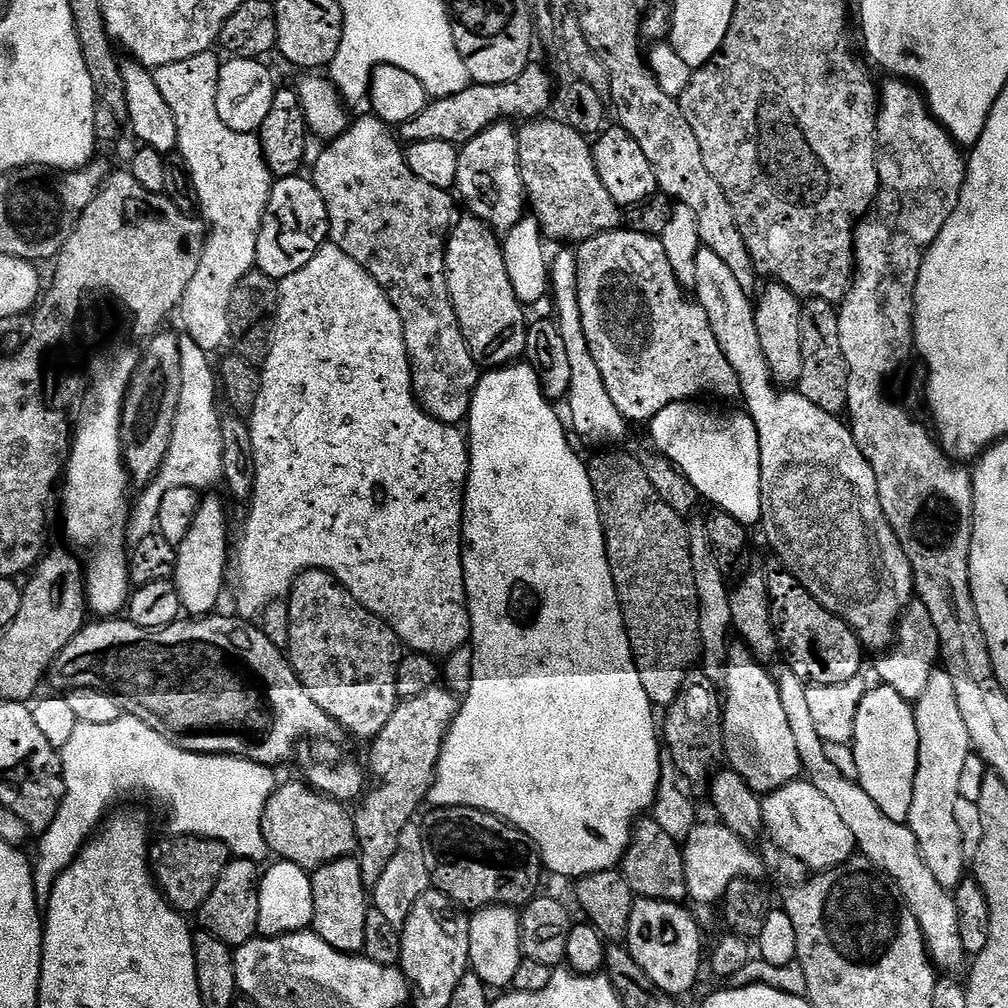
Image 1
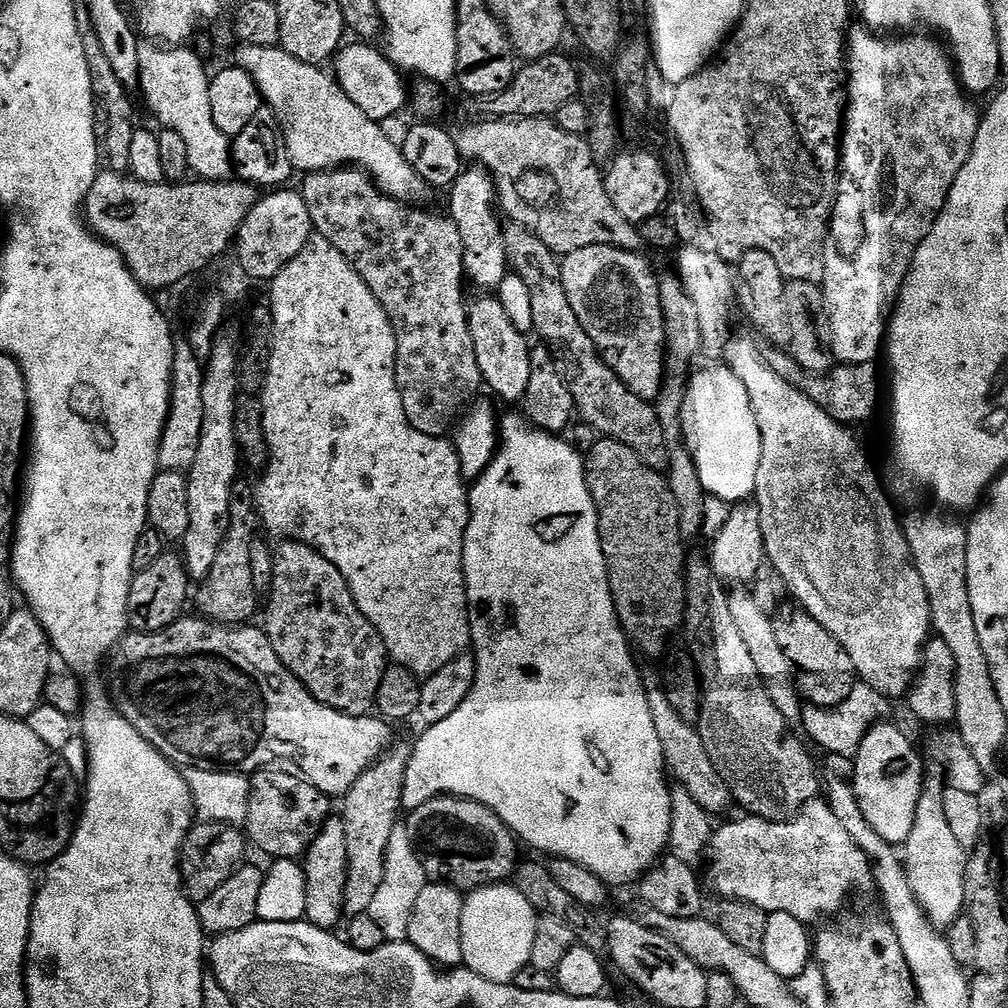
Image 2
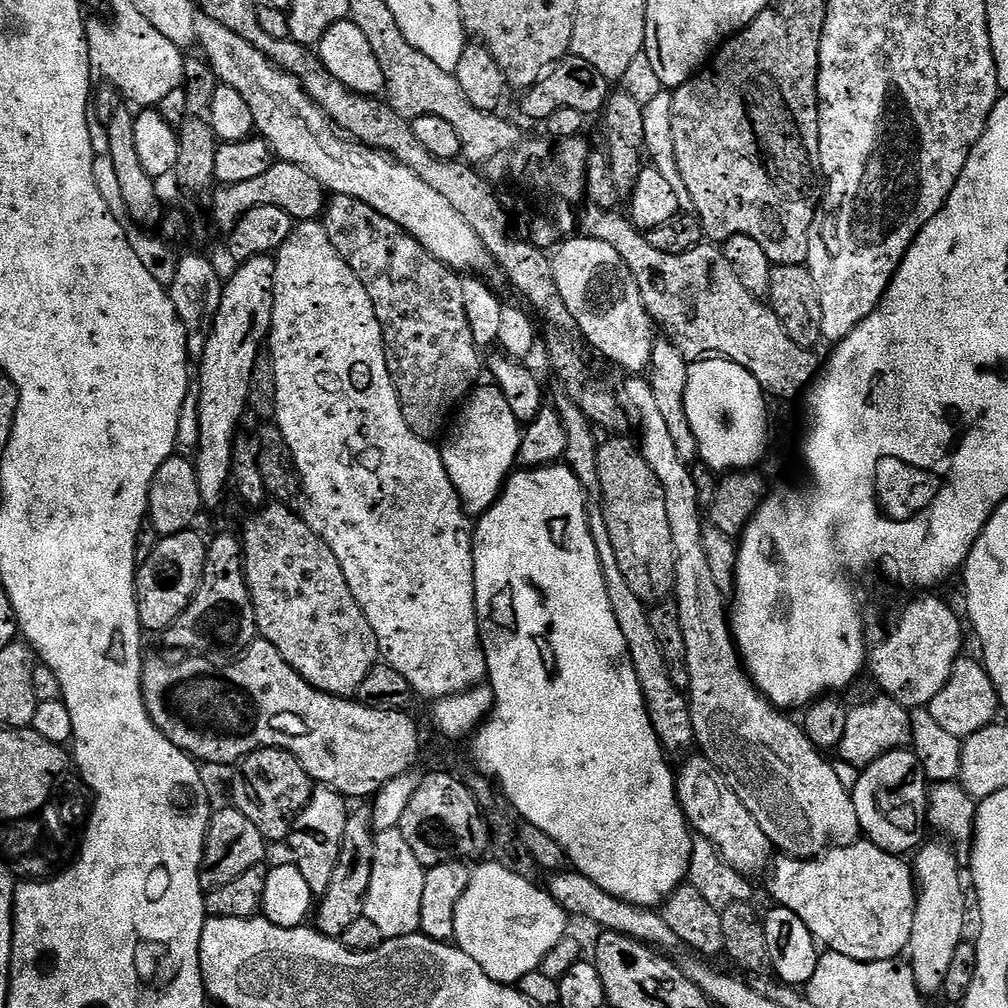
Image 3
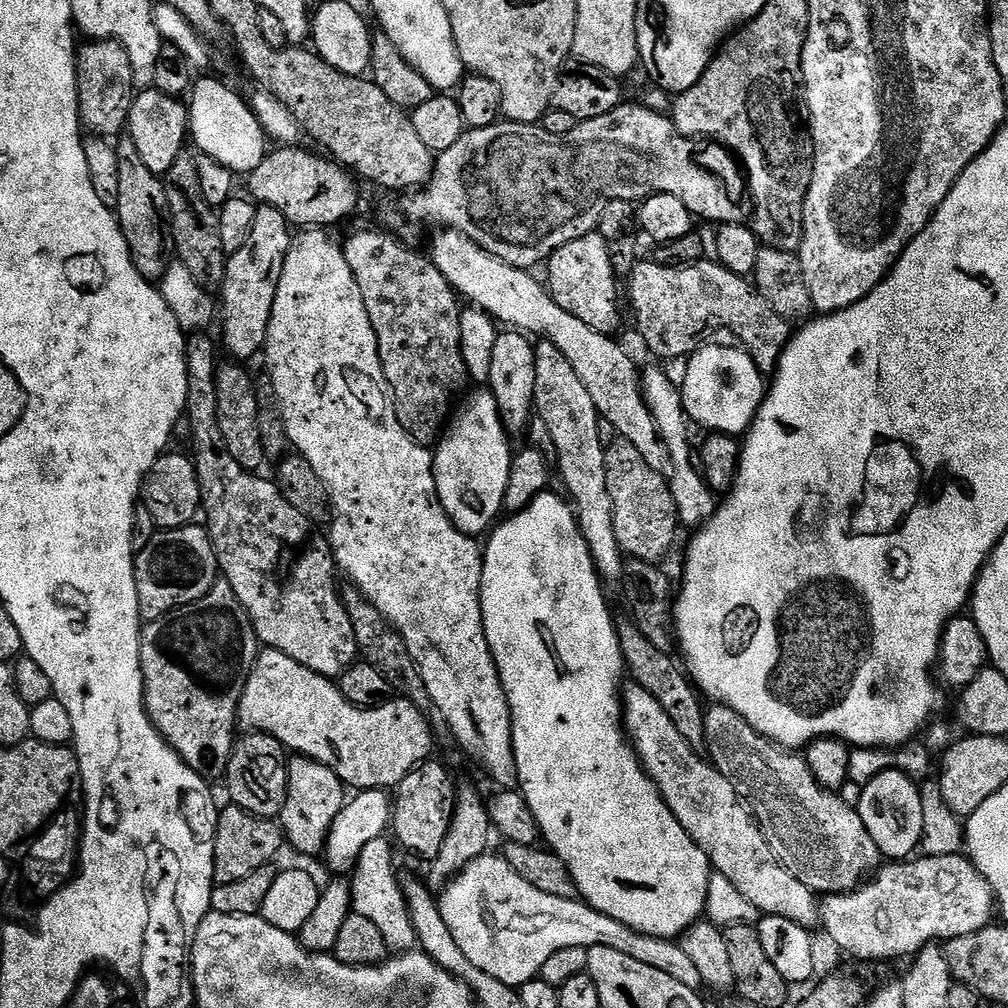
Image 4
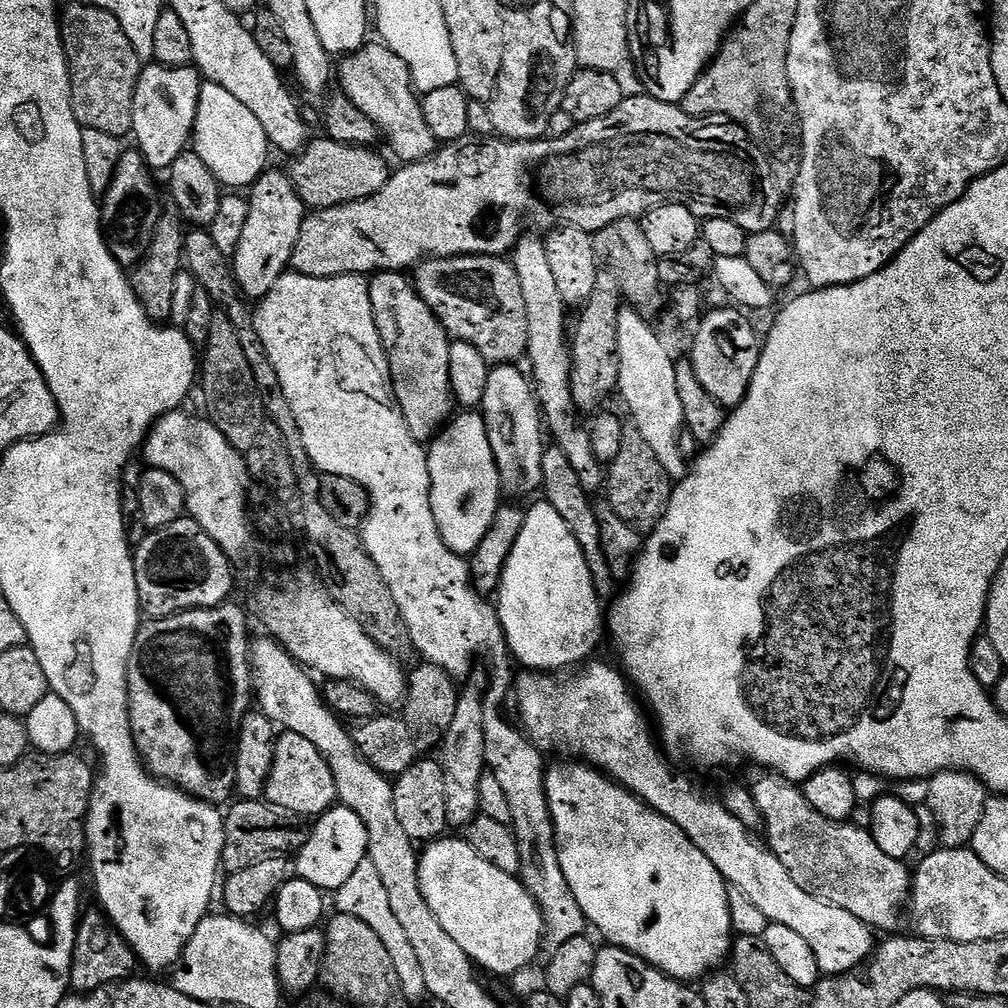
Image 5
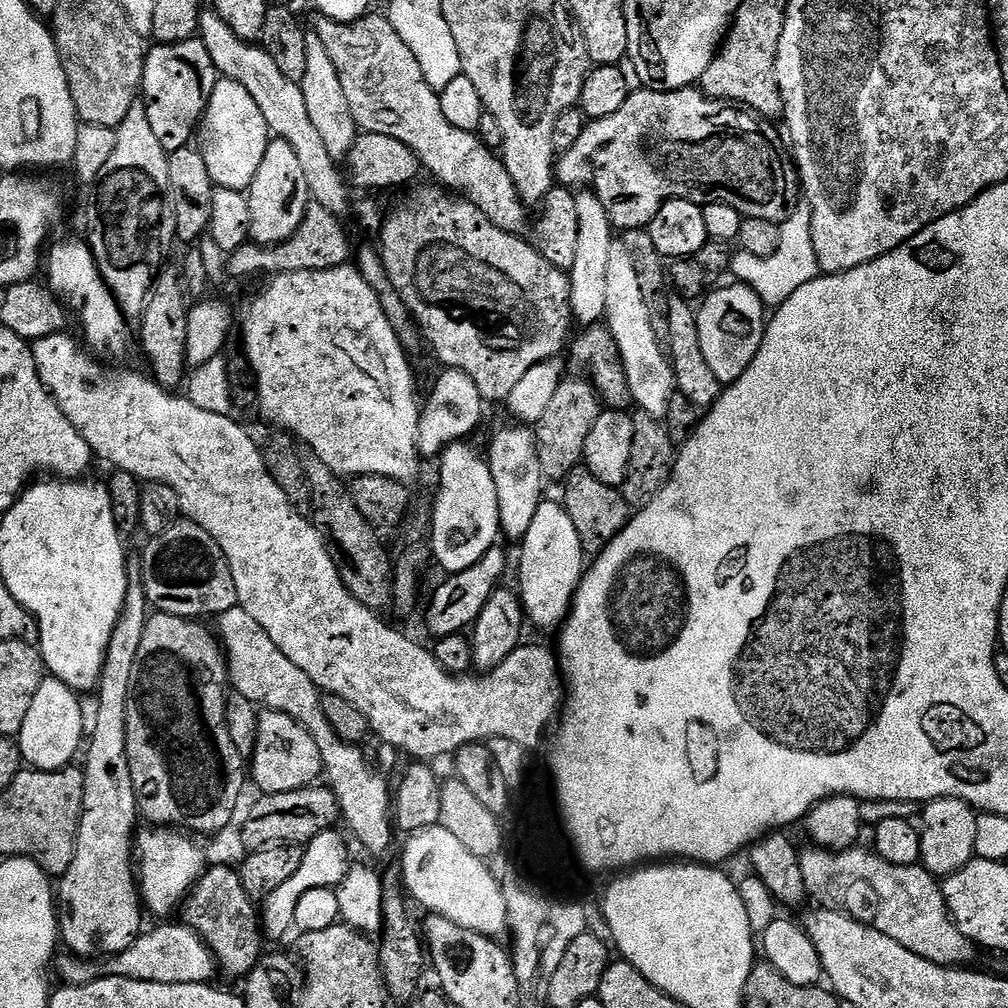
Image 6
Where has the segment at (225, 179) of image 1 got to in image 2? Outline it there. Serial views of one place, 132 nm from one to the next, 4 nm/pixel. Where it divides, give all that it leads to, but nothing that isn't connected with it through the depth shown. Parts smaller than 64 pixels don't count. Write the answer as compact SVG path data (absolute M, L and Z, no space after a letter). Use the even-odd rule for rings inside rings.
M144 42L140 45L140 81L138 92L144 95L144 104L157 116L163 127L178 130L190 150L192 172L201 179L225 180L231 177L234 165L231 159L231 141L229 137L214 126L214 114L210 114L210 72L204 69L205 61L188 46L161 46L156 42Z

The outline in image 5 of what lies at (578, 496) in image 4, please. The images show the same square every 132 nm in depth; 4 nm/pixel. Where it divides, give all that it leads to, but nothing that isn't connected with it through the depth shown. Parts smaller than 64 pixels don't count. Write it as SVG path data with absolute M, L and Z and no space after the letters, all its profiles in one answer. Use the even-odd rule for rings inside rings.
M521 235L520 241L510 253L510 259L514 270L518 274L518 284L522 286L522 300L526 302L526 322L528 323L528 351L526 360L532 363L531 379L534 381L534 391L536 402L540 406L543 419L546 421L547 431L550 433L554 444L561 448L562 453L569 458L571 466L574 468L581 486L589 494L595 494L596 491L603 489L606 484L605 469L594 458L594 450L590 450L590 438L588 437L587 427L580 424L581 417L578 415L574 394L571 393L571 366L572 353L569 345L564 342L564 311L566 305L562 298L562 293L558 291L558 285L554 279L554 274L550 267L550 258L548 257L548 245L543 239L536 236Z

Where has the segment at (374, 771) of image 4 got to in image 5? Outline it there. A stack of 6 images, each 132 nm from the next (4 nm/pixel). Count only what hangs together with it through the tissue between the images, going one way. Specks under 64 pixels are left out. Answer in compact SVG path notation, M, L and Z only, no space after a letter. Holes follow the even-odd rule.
M420 662L420 665L417 666L416 669L413 670L413 672L409 671L406 676L407 682L408 682L408 690L406 693L406 699L403 701L402 709L404 708L404 713L401 714L400 720L396 716L383 716L383 714L377 714L372 717L370 720L365 720L363 723L359 725L360 729L355 729L354 732L354 739L356 741L356 745L359 746L360 752L362 755L364 755L367 760L370 762L370 766L374 766L383 776L389 777L389 778L395 778L400 776L405 770L407 770L411 764L415 764L417 760L421 759L425 754L431 753L428 752L437 747L440 743L440 739L444 737L446 734L446 730L450 730L450 721L454 718L454 710L456 706L456 700L458 695L458 684L457 681L454 679L453 676L450 675L449 672L446 670L442 670L442 666L434 666L433 664L429 664L427 662Z

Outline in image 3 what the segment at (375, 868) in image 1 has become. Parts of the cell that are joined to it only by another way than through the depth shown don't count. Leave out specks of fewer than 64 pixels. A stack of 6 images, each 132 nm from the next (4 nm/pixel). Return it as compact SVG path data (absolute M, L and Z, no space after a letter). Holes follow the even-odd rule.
M367 807L349 811L346 822L346 834L342 834L342 846L338 854L338 866L334 866L334 874L330 878L330 886L326 889L326 894L319 897L314 908L314 927L323 936L333 938L343 938L346 929L350 927L350 922L358 922L358 918L364 915L364 903L366 902L366 890L370 890L370 870L374 870L374 842L376 832L372 826L372 814Z

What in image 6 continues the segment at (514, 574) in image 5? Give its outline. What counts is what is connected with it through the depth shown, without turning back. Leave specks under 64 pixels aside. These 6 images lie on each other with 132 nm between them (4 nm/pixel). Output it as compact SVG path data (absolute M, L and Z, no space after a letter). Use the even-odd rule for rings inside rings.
M552 500L537 503L534 522L526 530L520 548L520 588L519 600L523 604L524 615L540 628L559 629L563 625L571 607L572 597L586 571L586 557L578 542L578 530L570 522L563 503Z

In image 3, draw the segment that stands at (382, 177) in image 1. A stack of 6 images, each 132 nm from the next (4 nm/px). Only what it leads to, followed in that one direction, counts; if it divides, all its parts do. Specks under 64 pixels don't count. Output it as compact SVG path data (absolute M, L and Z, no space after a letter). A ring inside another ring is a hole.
M333 195L322 213L322 223L326 234L330 234L334 250L338 250L342 262L354 270L358 282L366 286L366 294L370 294L374 302L374 314L382 326L386 366L396 393L400 395L406 426L410 426L418 438L435 441L445 431L446 421L453 415L454 409L481 379L482 352L476 347L474 334L470 334L470 322L466 322L461 277L438 262L438 258L434 258L434 254L427 252L412 235L402 230L402 226L378 214L374 206L358 202L358 198Z

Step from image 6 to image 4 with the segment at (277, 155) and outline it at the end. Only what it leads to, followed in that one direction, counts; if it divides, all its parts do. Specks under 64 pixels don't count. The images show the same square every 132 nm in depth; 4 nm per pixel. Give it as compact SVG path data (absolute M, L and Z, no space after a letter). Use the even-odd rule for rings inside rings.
M257 207L254 226L250 230L250 238L246 238L246 242L239 248L233 256L227 257L228 265L226 266L226 274L224 275L224 283L222 285L222 293L224 292L224 344L222 340L222 348L229 352L228 356L235 358L240 362L247 362L252 355L259 353L263 349L266 338L268 337L268 327L270 326L270 314L274 310L274 294L278 290L278 278L282 274L282 266L286 262L286 254L290 250L294 239L293 229L290 227L288 220L282 214L278 214L278 210L273 208Z

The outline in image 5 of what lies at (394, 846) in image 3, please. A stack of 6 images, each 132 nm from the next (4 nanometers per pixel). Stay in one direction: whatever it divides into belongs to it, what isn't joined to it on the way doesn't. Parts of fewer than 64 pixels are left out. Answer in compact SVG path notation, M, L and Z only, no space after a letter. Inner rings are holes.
M364 859L358 870L354 870L354 875L334 893L334 900L336 900L334 906L336 912L350 914L350 918L359 918L360 921L366 922L366 926L370 926L370 930L374 930L374 934L378 934L382 946L386 946L386 951L390 954L390 962L394 962L398 982L402 982L402 994L407 998L409 1005L416 1006L426 1000L428 991L426 977L422 975L422 965L418 962L416 952L408 941L402 922L398 922L398 917L394 915L394 909L390 906L390 897L386 895L386 886L382 886L382 877L374 867L374 862Z

